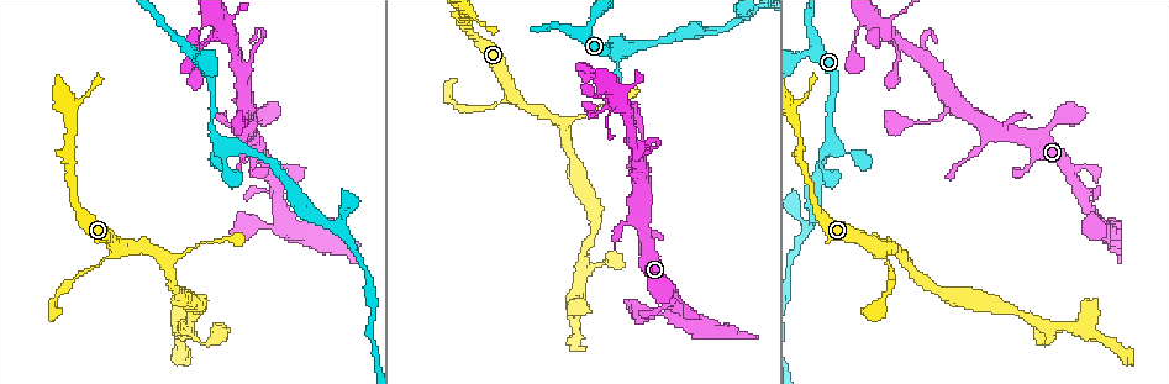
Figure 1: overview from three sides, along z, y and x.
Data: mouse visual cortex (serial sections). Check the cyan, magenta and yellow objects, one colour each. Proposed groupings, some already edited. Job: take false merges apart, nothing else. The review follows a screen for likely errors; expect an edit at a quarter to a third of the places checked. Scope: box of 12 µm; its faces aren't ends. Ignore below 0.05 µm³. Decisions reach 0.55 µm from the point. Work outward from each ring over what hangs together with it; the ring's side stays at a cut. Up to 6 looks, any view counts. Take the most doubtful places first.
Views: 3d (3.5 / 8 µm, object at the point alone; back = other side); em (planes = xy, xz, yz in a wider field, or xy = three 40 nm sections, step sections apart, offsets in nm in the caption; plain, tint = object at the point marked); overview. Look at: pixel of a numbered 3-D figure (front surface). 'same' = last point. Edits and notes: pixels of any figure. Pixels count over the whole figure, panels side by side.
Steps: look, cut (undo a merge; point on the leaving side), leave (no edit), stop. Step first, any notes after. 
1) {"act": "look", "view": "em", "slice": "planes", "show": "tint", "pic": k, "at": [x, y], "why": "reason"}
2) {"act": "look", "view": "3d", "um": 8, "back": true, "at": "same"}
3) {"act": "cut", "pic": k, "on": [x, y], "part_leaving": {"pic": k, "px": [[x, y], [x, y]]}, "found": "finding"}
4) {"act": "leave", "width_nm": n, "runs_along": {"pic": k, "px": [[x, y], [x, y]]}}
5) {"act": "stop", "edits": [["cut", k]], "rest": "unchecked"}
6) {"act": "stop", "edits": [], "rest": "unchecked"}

{"act": "look", "view": "3d", "um": 3.5, "back": true, "pic": 1, "at": [840, 152], "why": "four or more arms meet"}

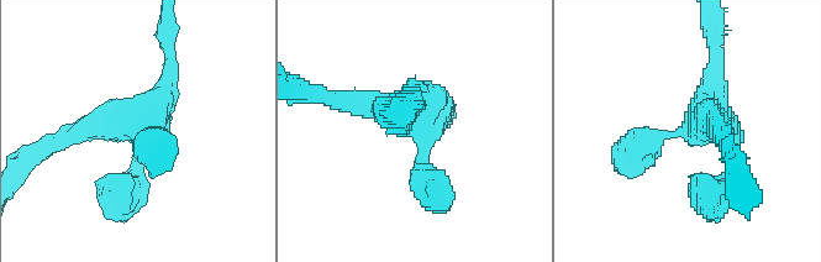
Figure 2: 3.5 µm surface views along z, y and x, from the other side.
{"act": "look", "view": "em", "slice": "xy", "step": 3, "show": "tint", "pic": 2, "at": [693, 132], "why": "need the tissue"}

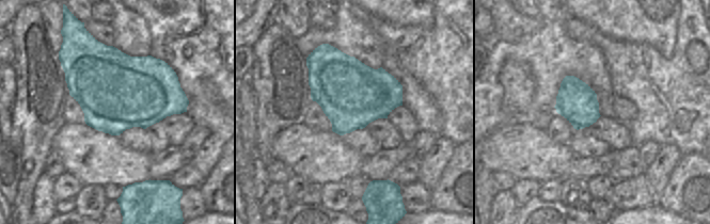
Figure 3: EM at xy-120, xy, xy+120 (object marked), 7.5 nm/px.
{"act": "look", "view": "em", "slice": "xy", "step": 5, "show": "tint", "at": "same"}

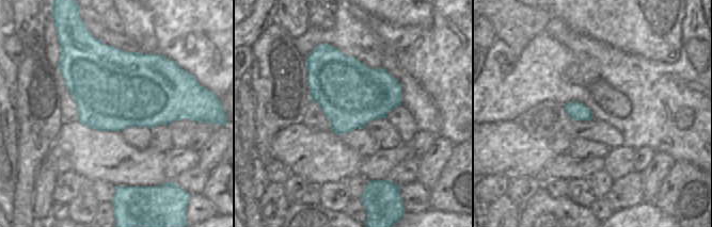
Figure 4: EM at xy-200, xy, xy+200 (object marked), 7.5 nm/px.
{"act": "leave", "arms": 4, "arm_widths_nm": [150, 200, 300, 300], "runs_along": {"pic": 2, "px": [[172, 51], [137, 122], [62, 137]]}, "found": "continuous, no second cell"}

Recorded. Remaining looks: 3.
{"act": "look", "view": "3d", "um": 8, "pic": 1, "at": [810, 225], "why": "narrows sharply"}

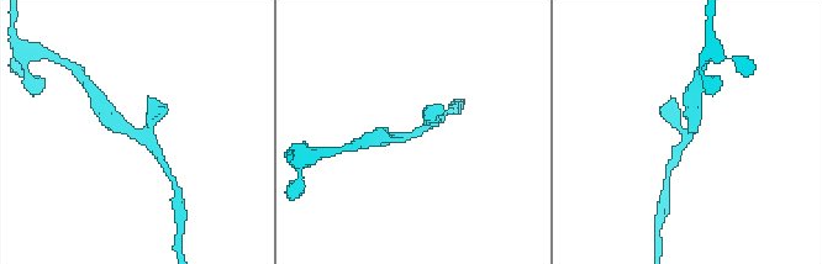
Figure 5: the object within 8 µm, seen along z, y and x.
{"act": "look", "view": "em", "slice": "xy", "step": 5, "show": "tint", "pic": 5, "at": [416, 134], "arms": 3, "arm_widths_nm": [250, 300, 300], "why": "shape alone is not enough"}

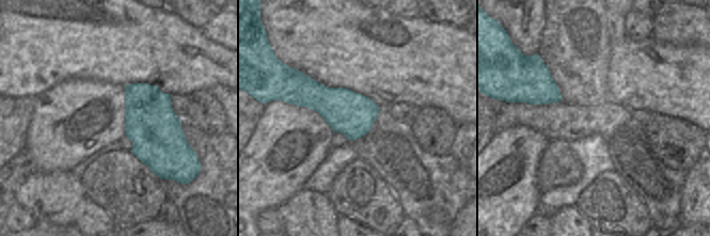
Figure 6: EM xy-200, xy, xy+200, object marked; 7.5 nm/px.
{"act": "leave", "runs_along": {"pic": 5, "px": [[111, 120], [143, 137], [163, 163]]}, "found": "continuous, no second cell"}

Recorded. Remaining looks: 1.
{"act": "stop", "edits": [], "rest": "unchecked"}

